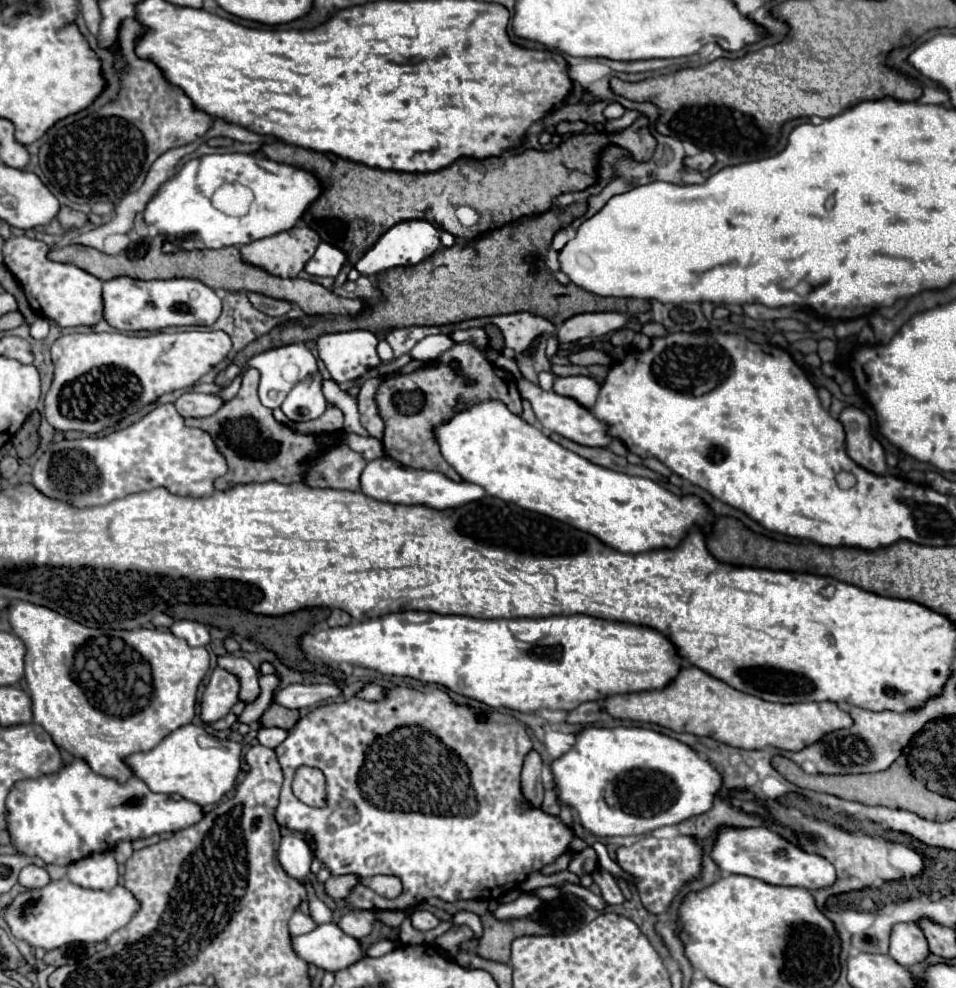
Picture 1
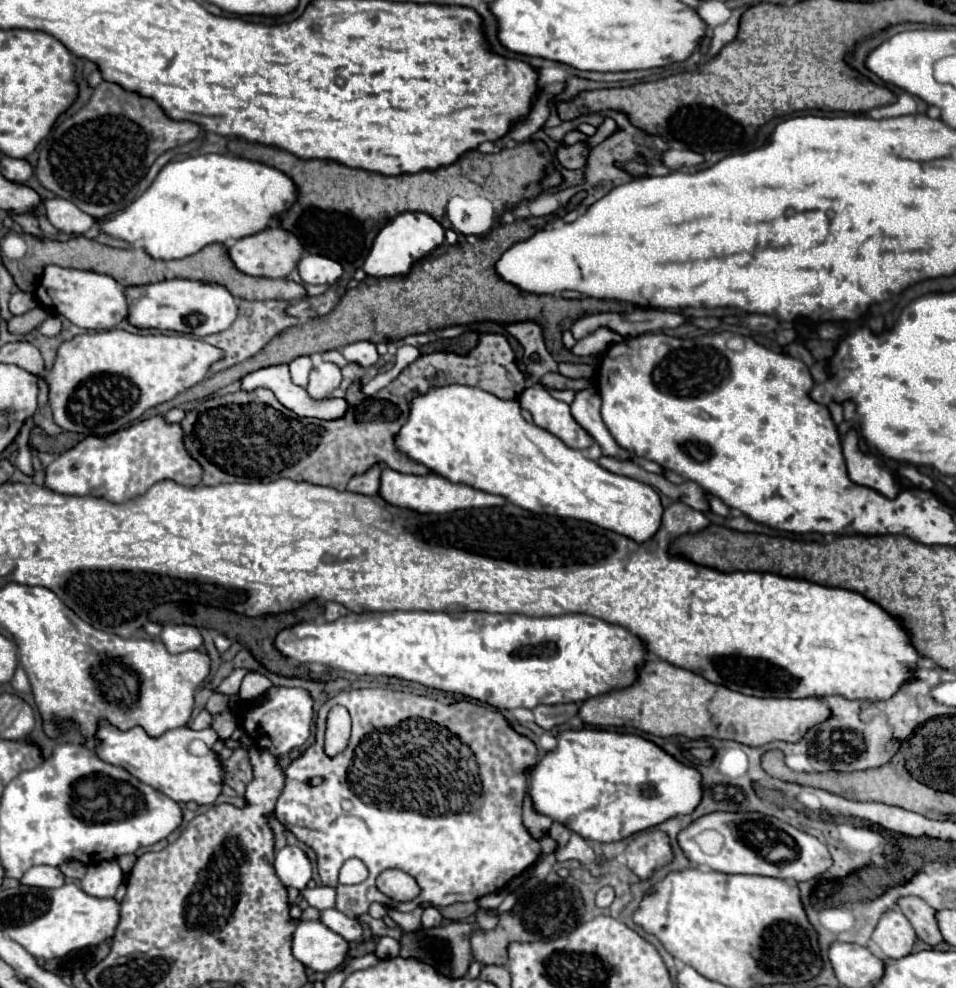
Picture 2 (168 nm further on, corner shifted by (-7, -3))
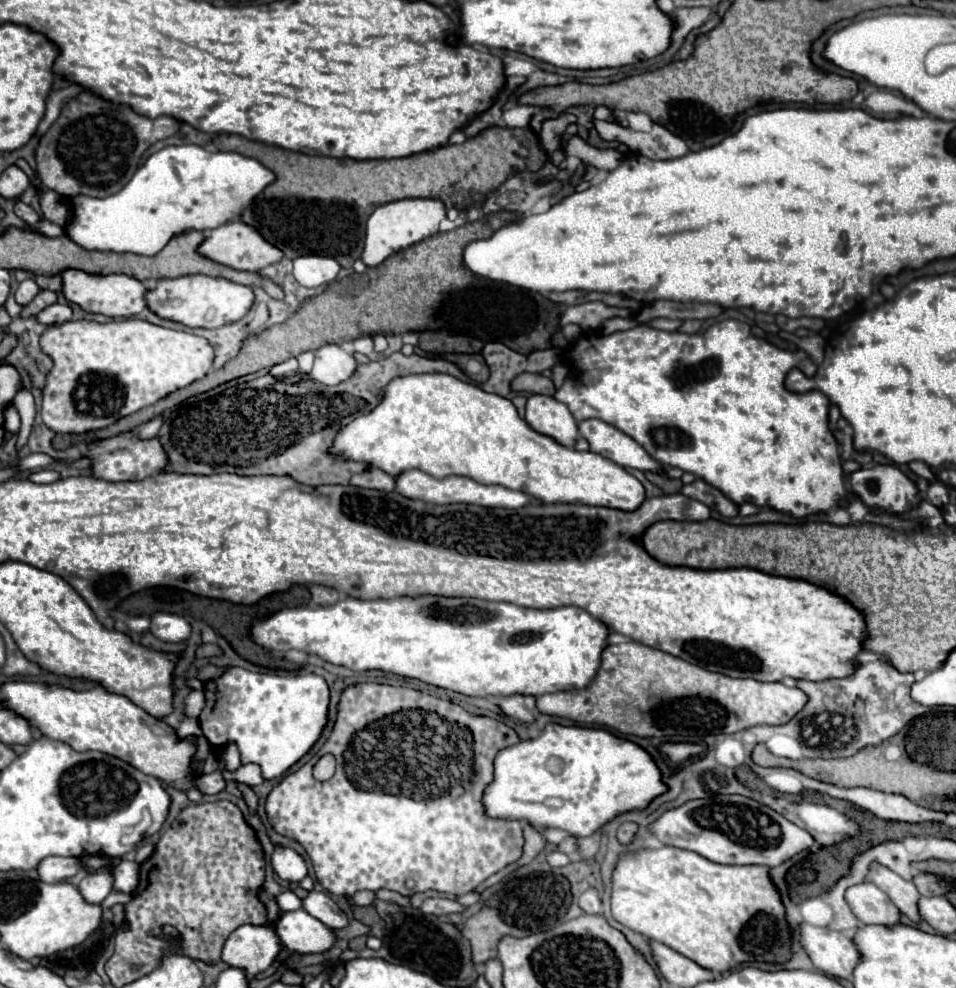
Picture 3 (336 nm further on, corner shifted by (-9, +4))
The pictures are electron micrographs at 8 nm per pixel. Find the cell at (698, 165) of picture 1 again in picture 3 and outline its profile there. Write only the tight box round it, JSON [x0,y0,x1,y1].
[592,120,689,160]

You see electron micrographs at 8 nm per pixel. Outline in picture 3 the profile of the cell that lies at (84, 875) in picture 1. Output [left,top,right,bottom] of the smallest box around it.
[80,870,114,904]

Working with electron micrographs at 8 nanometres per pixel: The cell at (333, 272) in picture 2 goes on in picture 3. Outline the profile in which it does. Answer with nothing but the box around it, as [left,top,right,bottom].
[294,256,340,286]

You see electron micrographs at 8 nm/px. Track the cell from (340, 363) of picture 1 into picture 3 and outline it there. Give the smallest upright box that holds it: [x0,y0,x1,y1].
[352,336,374,356]

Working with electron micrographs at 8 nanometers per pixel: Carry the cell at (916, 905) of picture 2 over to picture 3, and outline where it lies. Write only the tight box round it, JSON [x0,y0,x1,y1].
[868,866,922,922]

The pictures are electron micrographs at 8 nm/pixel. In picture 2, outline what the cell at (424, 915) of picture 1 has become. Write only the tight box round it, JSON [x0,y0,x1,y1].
[422,907,442,929]

